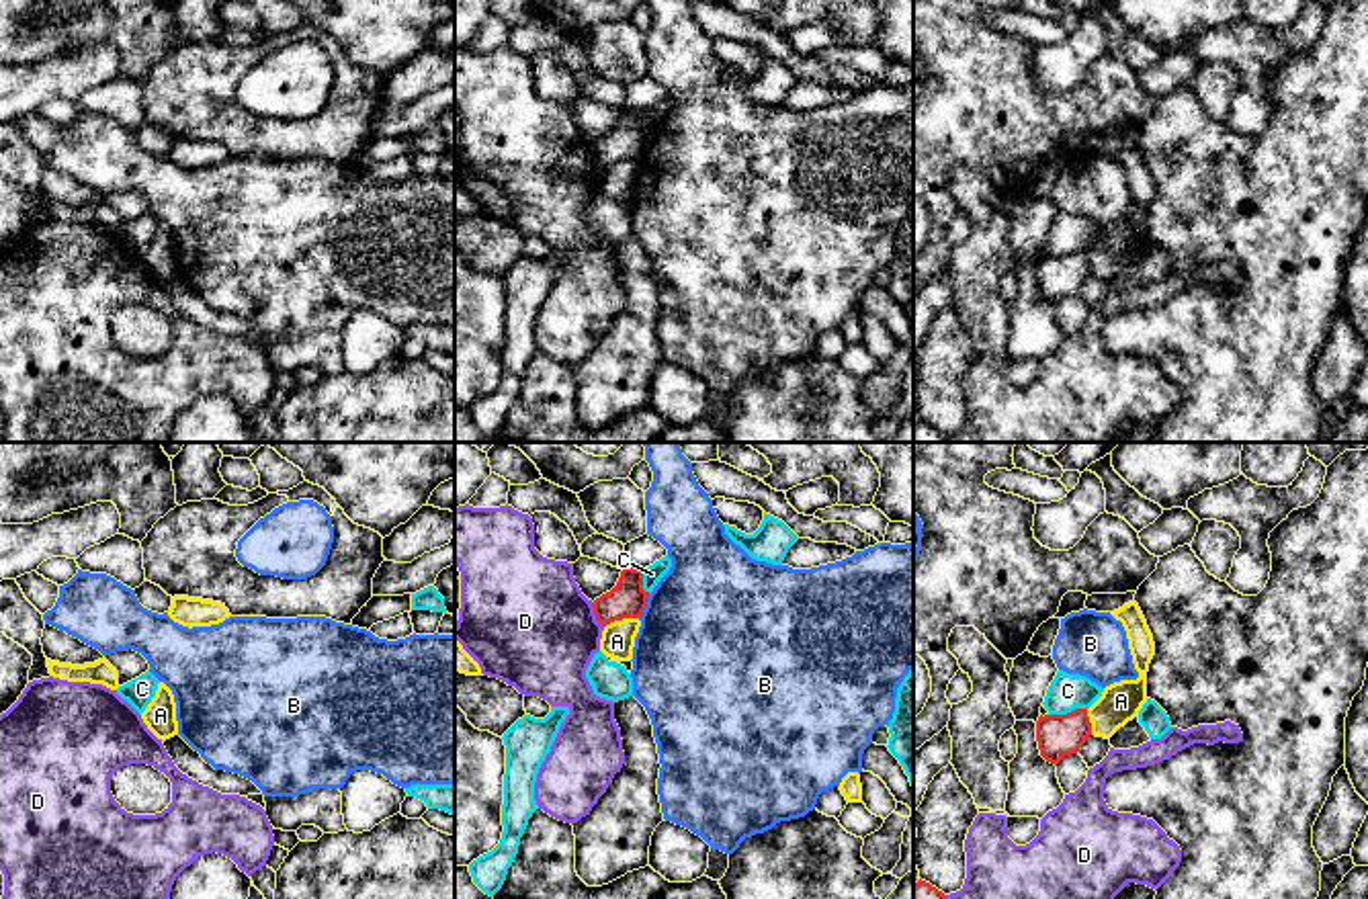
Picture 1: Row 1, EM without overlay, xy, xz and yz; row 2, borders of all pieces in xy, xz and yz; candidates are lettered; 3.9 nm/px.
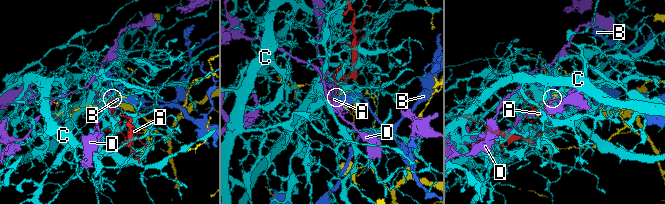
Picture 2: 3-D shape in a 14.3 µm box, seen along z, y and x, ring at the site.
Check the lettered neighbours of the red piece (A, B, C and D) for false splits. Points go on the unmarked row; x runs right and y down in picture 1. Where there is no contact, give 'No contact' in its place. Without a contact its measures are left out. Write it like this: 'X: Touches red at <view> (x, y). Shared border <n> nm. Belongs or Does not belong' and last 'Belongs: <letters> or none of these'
A: Touches red at xz (621, 160). Shared border 140 nm. Does not belong
B: Touches red at xz (644, 148). Shared border 110 nm. Does not belong
C: Touches red at yz (1067, 254). Shared border 160 nm. Does not belong
D: Touches red at xz (596, 156). Shared border 120 nm. Does not belong
Belongs: none of these

